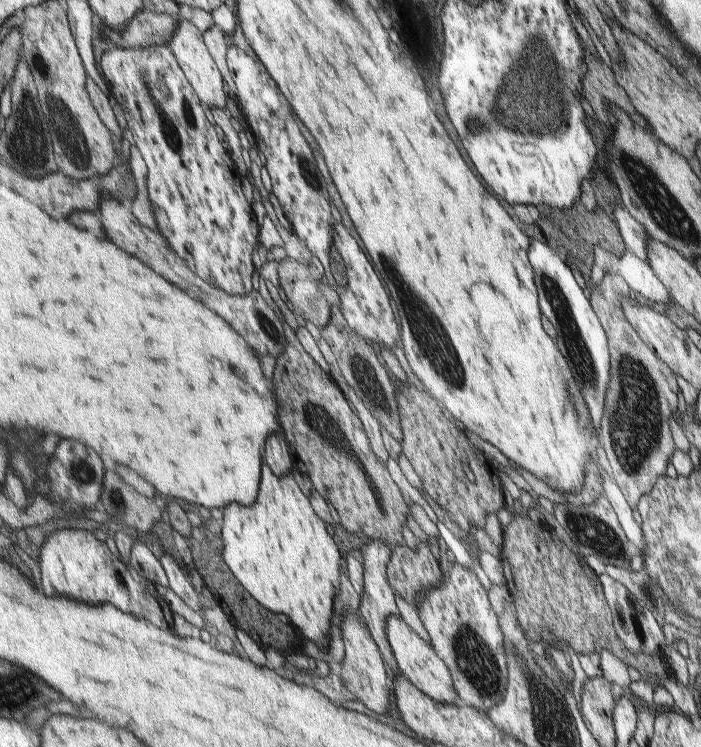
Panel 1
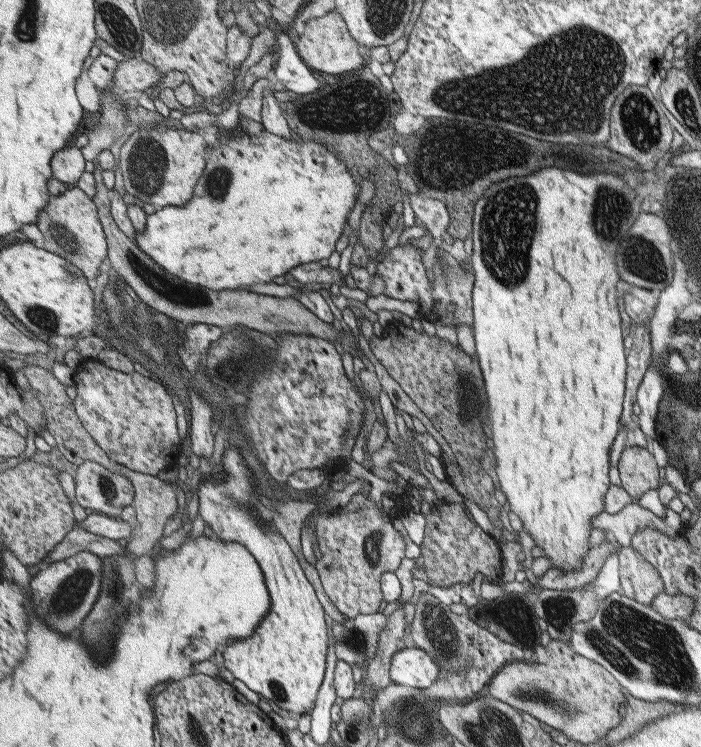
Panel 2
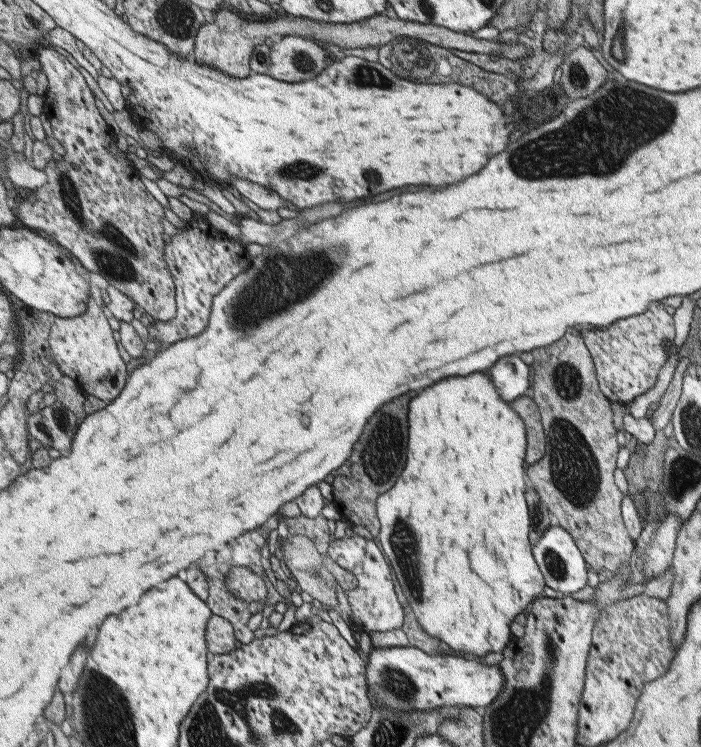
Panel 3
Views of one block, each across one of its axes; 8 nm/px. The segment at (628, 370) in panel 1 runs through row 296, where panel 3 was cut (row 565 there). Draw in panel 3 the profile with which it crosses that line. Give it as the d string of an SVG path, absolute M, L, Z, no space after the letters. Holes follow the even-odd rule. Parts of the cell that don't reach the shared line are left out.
M580 330L570 332L570 336L551 346L535 348L531 353L534 357L532 370L535 376L533 400L540 410L544 421L542 428L546 435L546 455L542 458L542 462L530 466L530 480L534 480L532 488L536 488L540 496L546 494L548 500L554 500L548 504L562 504L550 506L550 510L558 518L566 520L558 524L566 528L570 534L574 534L574 542L592 568L599 572L605 571L611 576L634 559L635 539L630 538L622 518L621 506L625 495L614 481L614 470L617 468L617 455L621 445L616 439L617 430L614 428L614 414L610 408L610 401L602 394L601 388L598 388L599 380L594 356L590 356L588 345L583 336L580 336Z

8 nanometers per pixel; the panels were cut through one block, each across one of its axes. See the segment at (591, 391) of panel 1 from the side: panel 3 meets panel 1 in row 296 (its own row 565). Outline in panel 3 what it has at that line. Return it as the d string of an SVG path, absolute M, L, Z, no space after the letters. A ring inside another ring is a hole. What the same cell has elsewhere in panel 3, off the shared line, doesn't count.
M548 528L532 550L550 588L570 595L588 584L583 552L564 528Z

